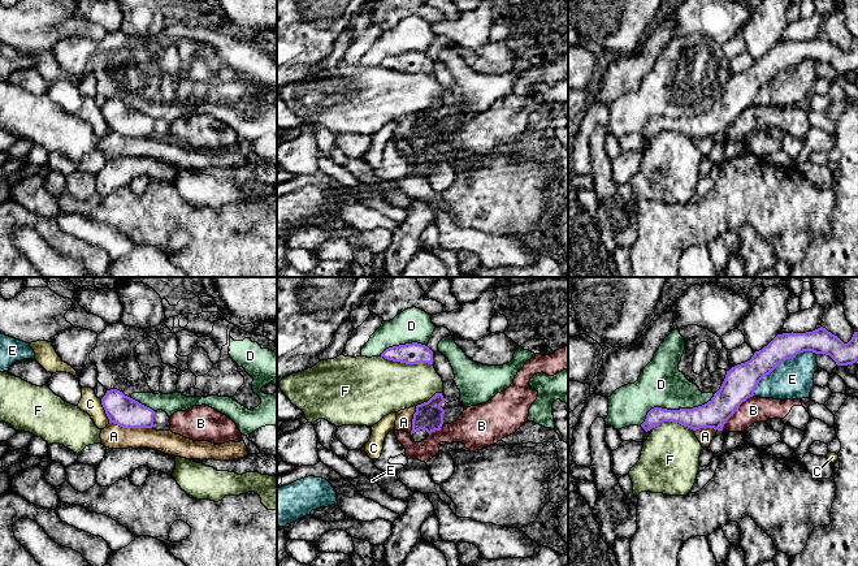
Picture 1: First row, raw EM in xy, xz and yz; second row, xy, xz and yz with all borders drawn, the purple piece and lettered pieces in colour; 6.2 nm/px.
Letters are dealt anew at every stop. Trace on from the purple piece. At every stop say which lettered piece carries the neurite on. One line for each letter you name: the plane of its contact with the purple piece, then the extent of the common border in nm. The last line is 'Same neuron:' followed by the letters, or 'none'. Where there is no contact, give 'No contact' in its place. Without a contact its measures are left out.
Same neuron: none

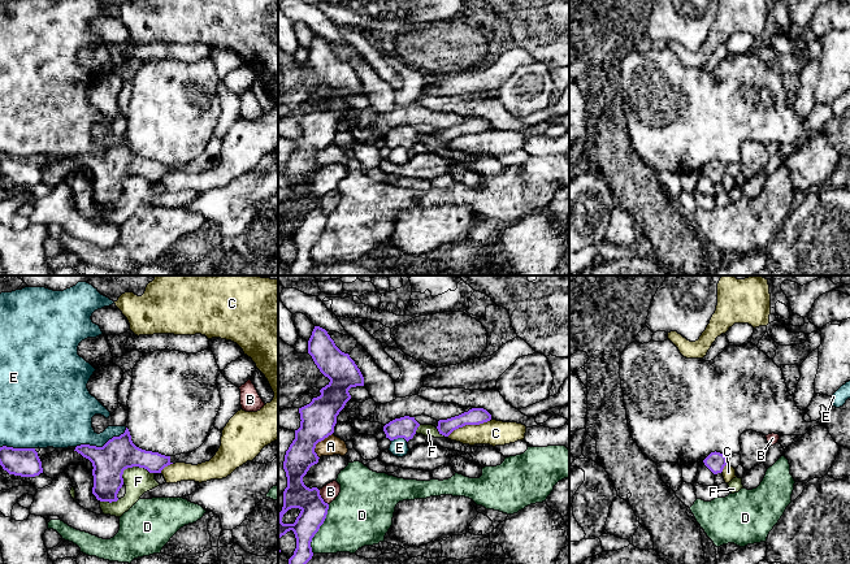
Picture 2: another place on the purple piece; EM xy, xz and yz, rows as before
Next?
Same neuron: none

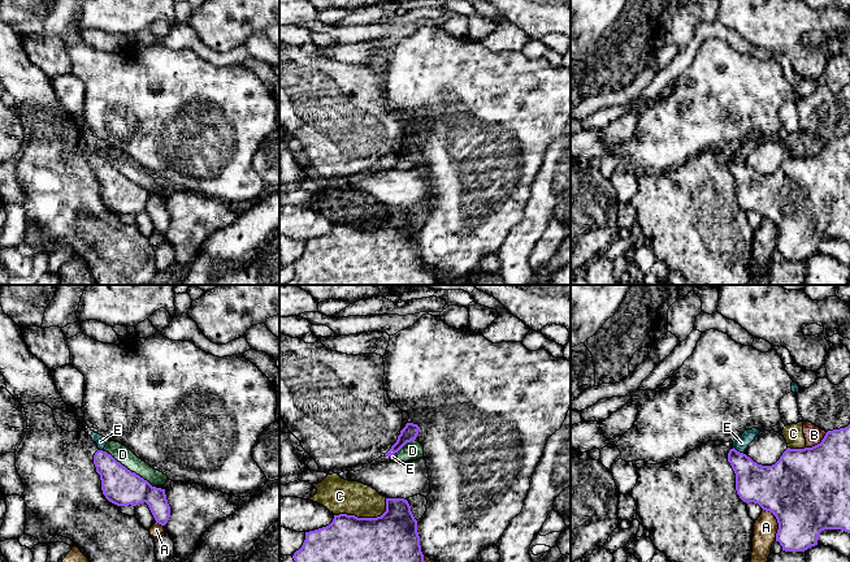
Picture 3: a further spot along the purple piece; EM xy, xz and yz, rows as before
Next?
Same neuron: none

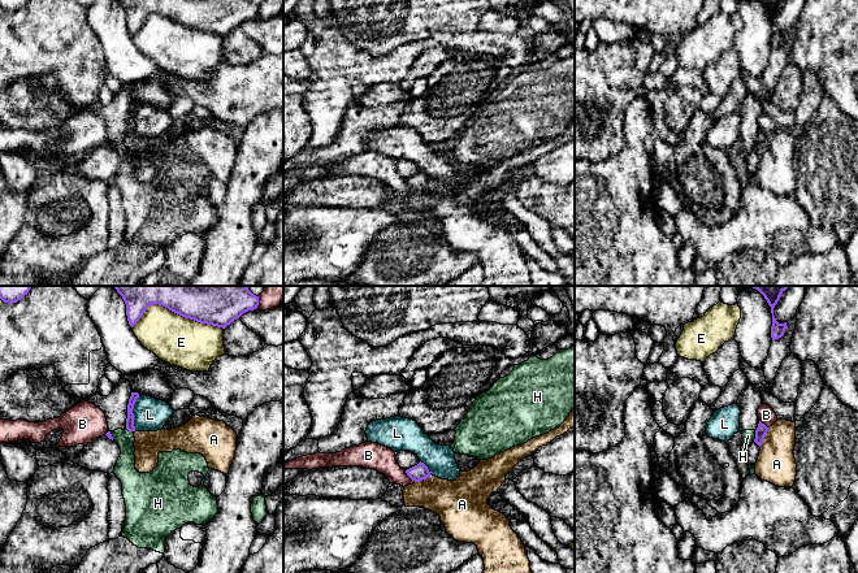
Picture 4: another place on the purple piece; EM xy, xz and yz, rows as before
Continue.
Same neuron: none

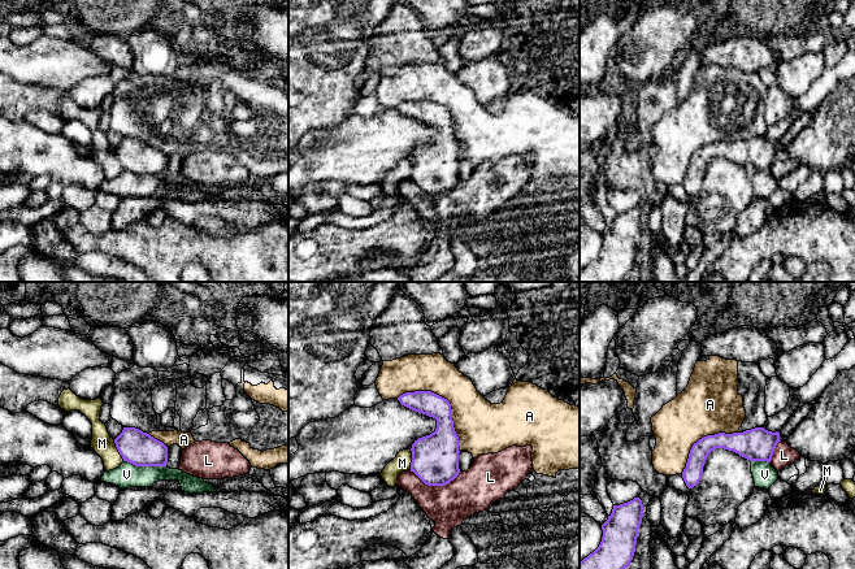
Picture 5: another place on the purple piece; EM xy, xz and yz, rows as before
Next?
Same neuron: none

